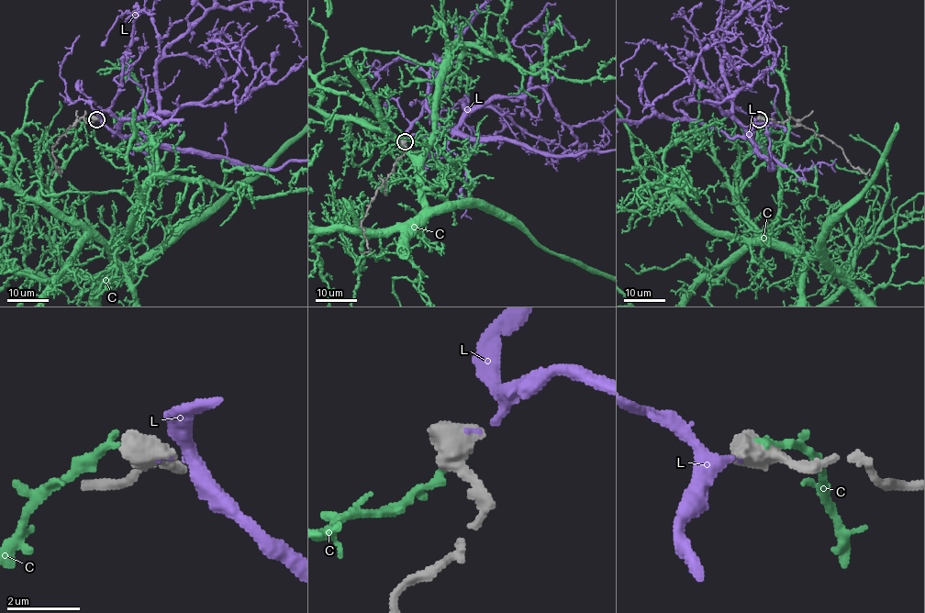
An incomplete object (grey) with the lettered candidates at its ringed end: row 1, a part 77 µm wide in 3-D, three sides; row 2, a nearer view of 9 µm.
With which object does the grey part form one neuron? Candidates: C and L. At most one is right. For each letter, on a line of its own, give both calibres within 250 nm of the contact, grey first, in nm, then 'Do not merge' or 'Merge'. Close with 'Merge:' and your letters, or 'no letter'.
C: Thickness 850 nm (grey) against 240 nm. Do not merge
L: Thickness 750 nm (grey) against 160 nm. Merge
Merge: L

